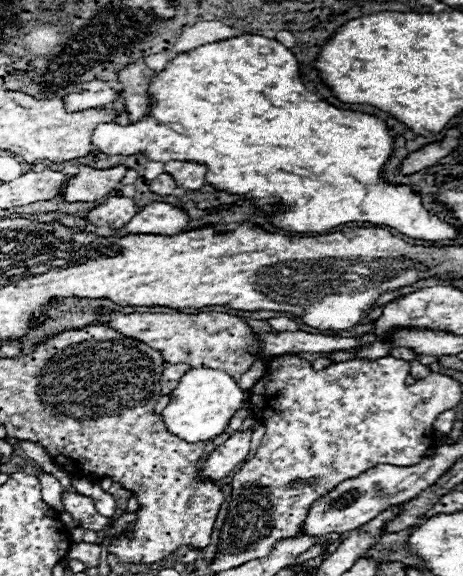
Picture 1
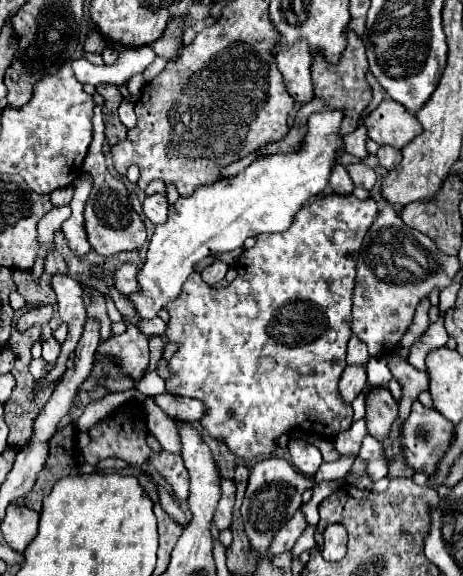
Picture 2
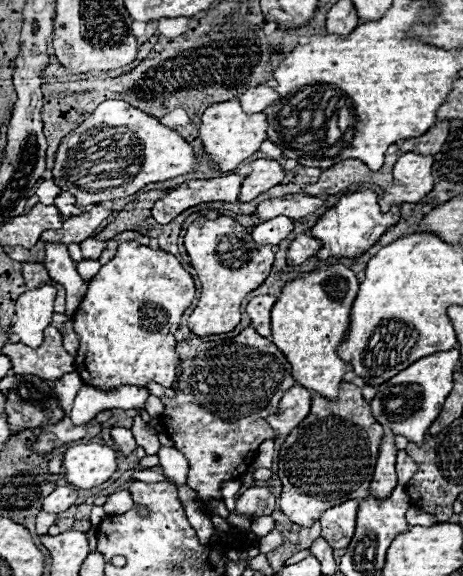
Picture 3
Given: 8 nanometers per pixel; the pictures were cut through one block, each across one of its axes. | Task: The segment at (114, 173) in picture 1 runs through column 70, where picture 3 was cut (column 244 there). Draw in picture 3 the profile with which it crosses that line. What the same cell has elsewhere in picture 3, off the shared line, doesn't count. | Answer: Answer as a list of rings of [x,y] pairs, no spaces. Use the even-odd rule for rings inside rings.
[[[260,158],[260,160],[250,162],[250,168],[252,168],[252,172],[242,182],[238,202],[254,200],[258,194],[262,194],[262,192],[270,190],[272,186],[280,184],[282,178],[286,176],[286,172],[282,170],[282,166],[276,160]]]

